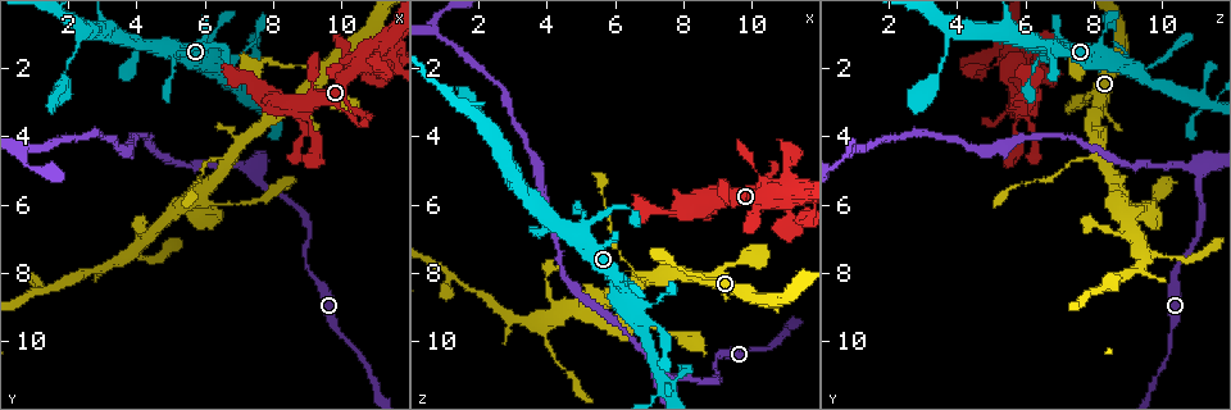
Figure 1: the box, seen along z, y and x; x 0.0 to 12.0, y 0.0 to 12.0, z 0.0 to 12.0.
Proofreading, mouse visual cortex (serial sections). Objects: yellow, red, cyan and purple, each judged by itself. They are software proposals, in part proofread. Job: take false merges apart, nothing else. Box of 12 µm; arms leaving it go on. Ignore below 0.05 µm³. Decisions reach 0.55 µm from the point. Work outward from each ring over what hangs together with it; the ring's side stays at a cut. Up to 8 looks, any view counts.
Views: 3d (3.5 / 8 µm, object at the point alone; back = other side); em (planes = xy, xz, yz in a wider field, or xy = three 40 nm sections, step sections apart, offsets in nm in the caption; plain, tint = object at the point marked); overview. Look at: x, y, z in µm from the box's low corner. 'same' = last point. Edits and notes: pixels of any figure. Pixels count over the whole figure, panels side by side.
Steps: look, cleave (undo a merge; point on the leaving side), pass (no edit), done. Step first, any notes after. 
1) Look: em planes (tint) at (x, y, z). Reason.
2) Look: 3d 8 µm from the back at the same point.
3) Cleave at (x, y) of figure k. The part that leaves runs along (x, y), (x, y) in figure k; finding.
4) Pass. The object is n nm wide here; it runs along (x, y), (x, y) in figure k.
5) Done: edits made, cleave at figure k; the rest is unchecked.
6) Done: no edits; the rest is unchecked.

Look: 3d 3.5 µm at (7.4, 5.0, 11.2). A fork.

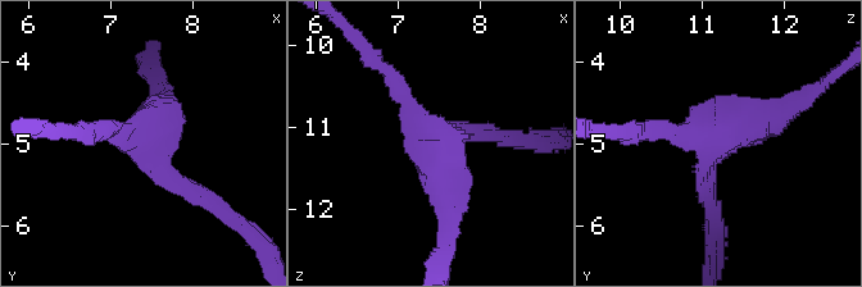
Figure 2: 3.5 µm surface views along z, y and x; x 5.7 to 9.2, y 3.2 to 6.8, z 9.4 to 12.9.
Look: em xy step 1 (tint) at (7.40, 5.05, 11.15). 3 arms meet here; the arms are 200, 200, 450 nm wide.

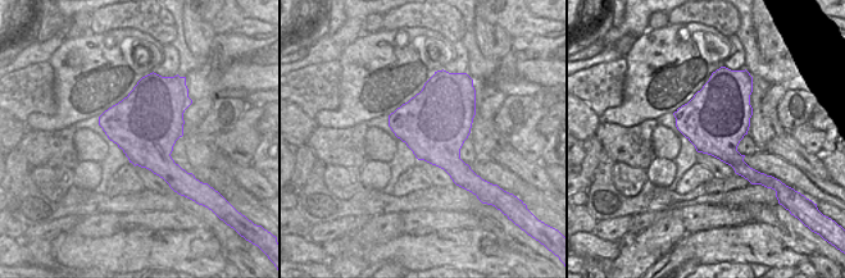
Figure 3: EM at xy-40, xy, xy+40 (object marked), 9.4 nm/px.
Pass. The object is 650 nm wide here; it runs along (208, 204), (136, 136), (101, 128) in figure 2; one cell here.

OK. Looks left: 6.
Look: 3d 3.5 µm at (7.5, 3.1, 11.2). Four-way junction.

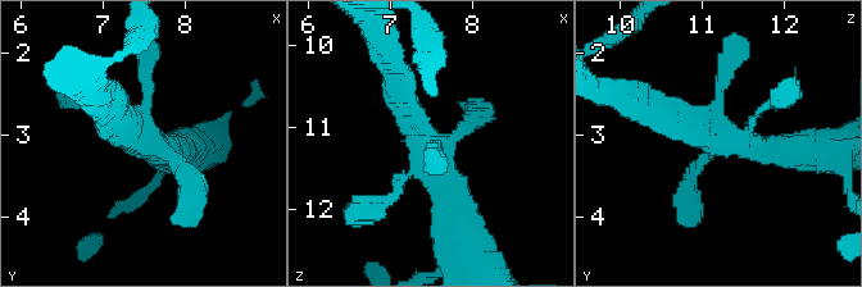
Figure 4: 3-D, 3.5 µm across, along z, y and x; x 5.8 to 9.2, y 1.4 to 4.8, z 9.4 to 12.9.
Look: em xy step 3 (plain) at (7.50, 3.05, 11.25).

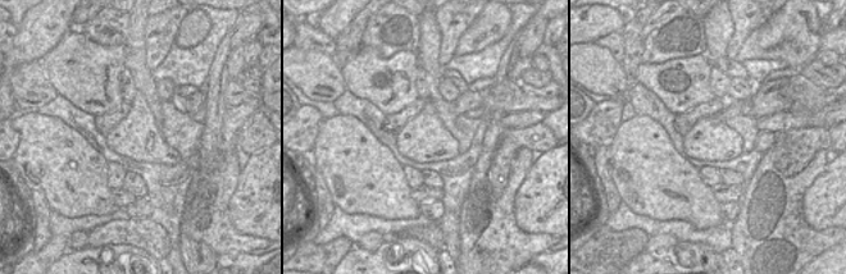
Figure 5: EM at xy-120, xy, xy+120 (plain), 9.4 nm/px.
Look: em xy step 3 (tint) at the same point.

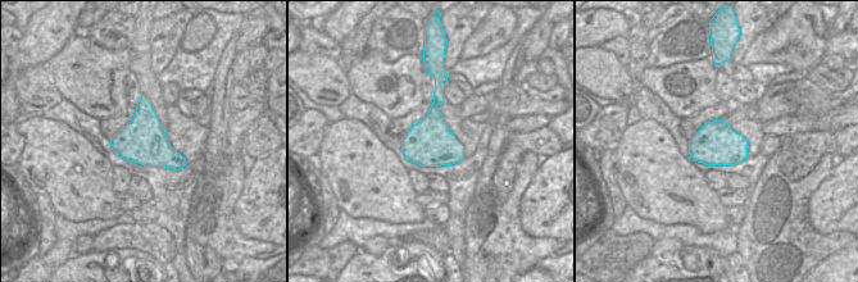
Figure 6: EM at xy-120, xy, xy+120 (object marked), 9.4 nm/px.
Pass. The object is 440 nm wide here; it runs along (393, 80), (423, 164), (471, 206) in figure 4; one cell here.

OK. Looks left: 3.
Look: 3d 8 µm at (6.8, 4.6, 8.2). Branch point.

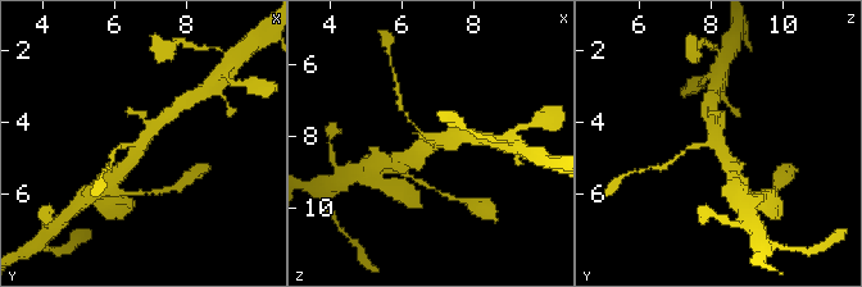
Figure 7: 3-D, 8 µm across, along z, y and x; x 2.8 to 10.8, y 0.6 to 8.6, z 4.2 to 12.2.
Look: 3d 3.5 µm from the back at (6.9, 4.6, 8.1).

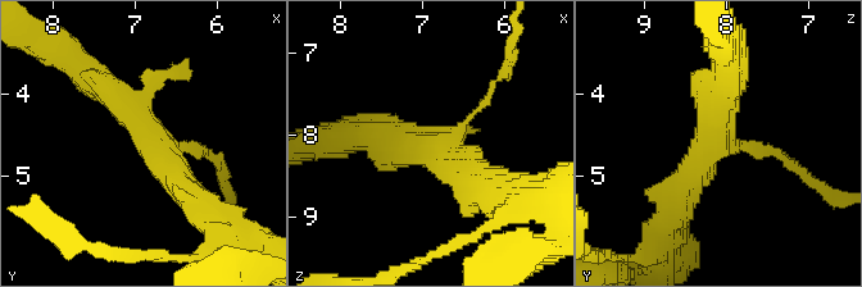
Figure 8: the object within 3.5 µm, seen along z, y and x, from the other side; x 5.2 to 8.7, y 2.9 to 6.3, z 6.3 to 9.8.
Look: em planes (tint) at (6.75, 4.50, 8.10).

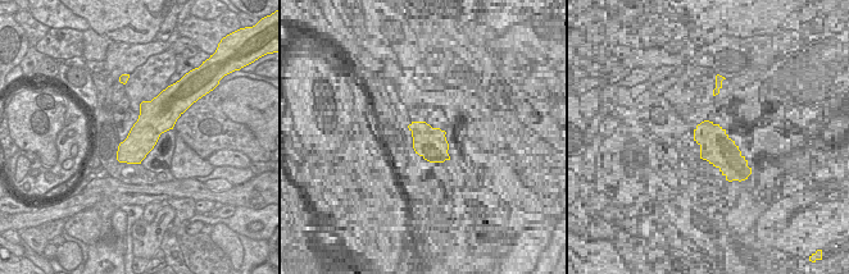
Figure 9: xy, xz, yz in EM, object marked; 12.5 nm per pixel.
Pass. It runs along (89, 74), (140, 122), (195, 201) in figure 8; one cell here.

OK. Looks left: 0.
Done: no edits; the rest is unchecked.

